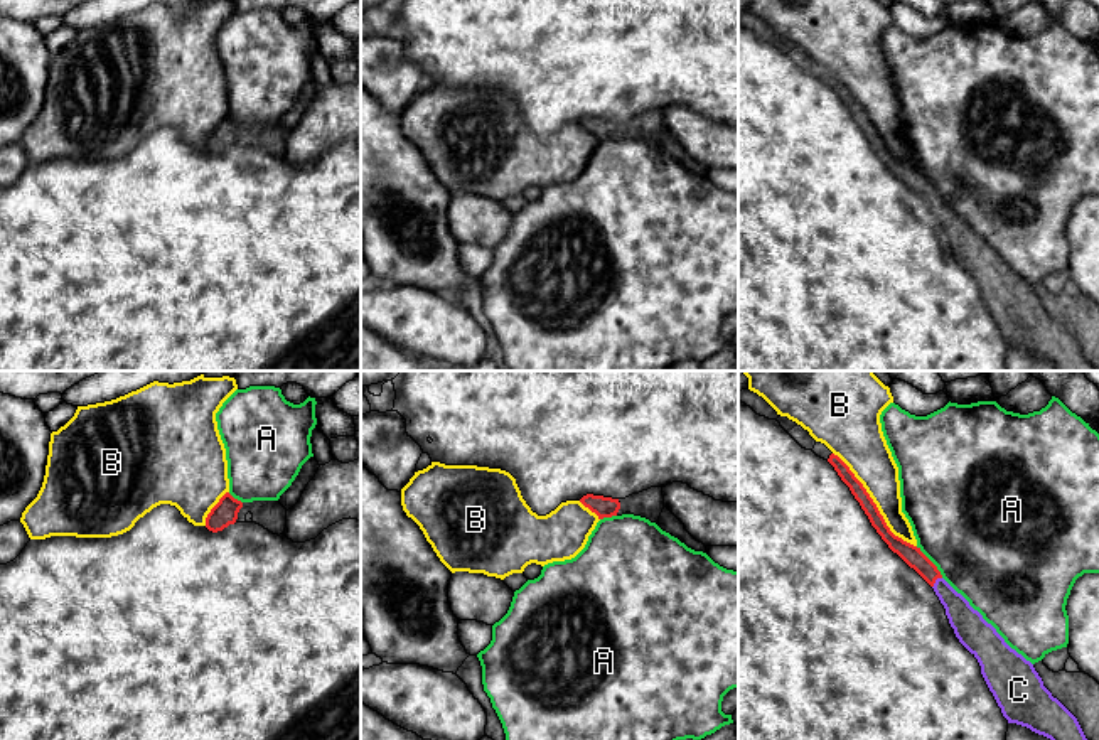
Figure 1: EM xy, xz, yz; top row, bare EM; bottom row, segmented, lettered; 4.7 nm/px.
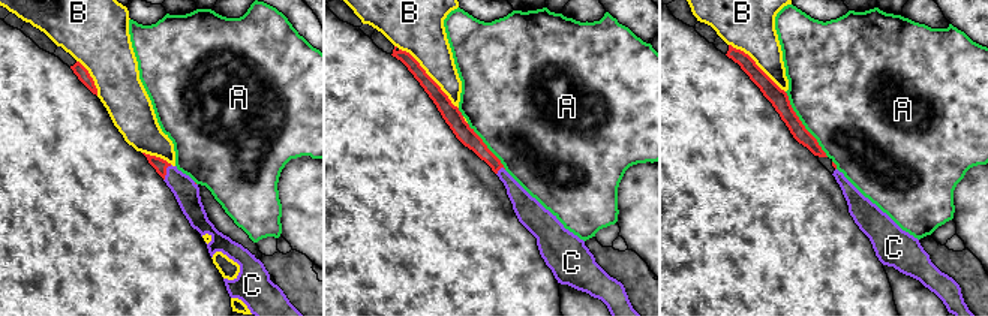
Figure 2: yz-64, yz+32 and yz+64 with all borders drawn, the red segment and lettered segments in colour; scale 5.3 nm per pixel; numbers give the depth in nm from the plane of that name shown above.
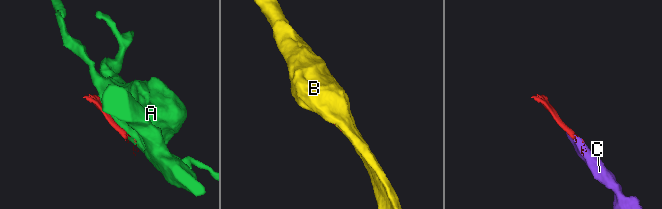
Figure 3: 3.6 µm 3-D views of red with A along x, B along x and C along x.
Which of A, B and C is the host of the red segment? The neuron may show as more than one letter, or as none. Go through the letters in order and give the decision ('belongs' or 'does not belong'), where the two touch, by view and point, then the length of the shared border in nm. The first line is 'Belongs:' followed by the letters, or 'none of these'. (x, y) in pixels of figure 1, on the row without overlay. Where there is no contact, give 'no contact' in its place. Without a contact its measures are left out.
Belongs: C
A: does not belong; meets red in yz at (931, 184); contact 200 nm long
B: does not belong; meets red in yz at (875, 127); contact 600 nm long
C: belongs; meets red in yz at (934, 204); contact 70 nm long

